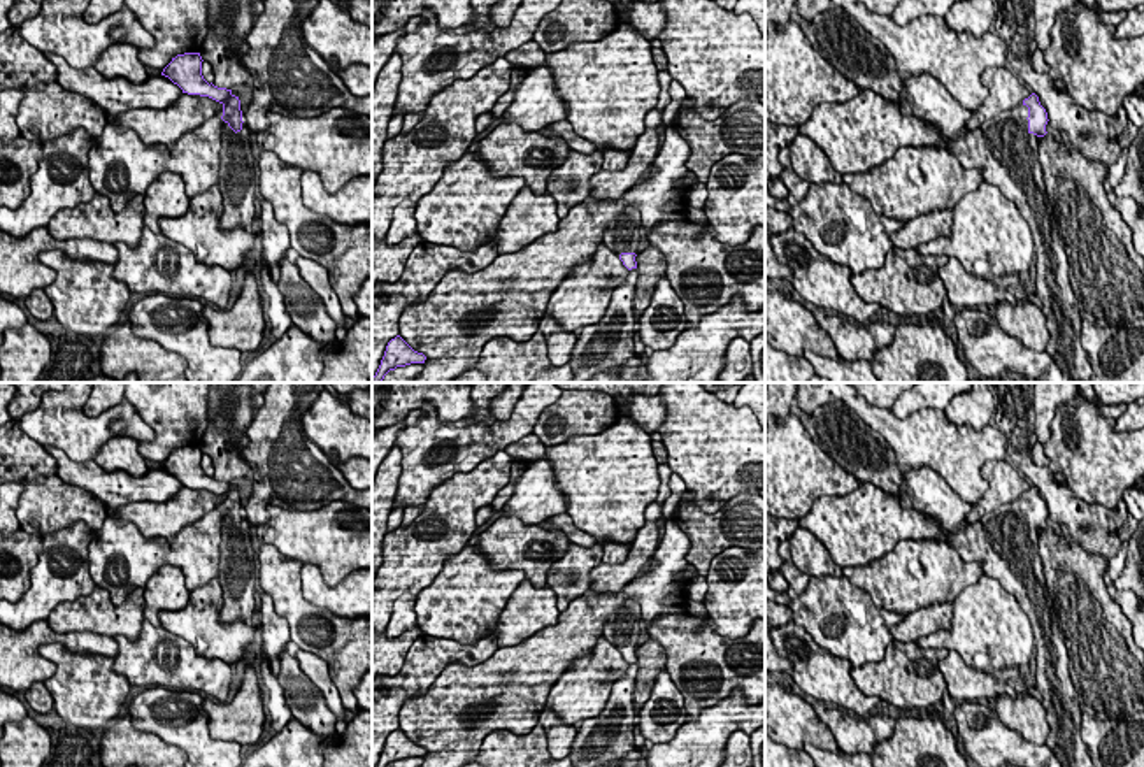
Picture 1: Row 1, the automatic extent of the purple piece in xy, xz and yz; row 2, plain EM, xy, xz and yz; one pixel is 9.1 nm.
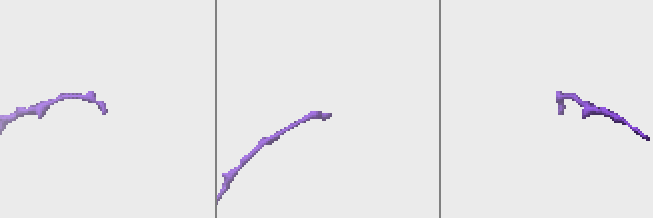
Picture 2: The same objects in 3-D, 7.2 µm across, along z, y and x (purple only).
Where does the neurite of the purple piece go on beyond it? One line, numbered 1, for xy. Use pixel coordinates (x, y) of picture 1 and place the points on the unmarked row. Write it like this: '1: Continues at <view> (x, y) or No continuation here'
1: Continues at xy (239, 581)

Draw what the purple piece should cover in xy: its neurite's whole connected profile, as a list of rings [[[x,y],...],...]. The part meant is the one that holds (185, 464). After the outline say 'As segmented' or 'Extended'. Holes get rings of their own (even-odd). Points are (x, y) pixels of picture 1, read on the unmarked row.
[[[200,446],[177,448],[163,462],[161,469],[177,477],[182,486],[209,490],[223,498],[216,507],[223,514],[218,576],[223,590],[221,621],[240,618],[251,623],[256,606],[258,572],[254,570],[253,539],[247,534],[239,534],[247,528],[240,493],[232,483],[209,477],[202,469],[202,455]]]. Extended

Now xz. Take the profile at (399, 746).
[[[400,728],[391,732],[386,739],[384,749],[375,767],[388,767],[397,760],[405,760],[411,756],[425,756],[426,749],[414,744]]]. As segmented

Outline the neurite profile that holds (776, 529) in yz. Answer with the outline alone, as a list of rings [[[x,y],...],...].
[[[765,513],[765,574],[781,570],[779,544],[790,539],[798,527],[797,520],[776,518]]]

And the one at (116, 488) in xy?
[[[46,446],[46,451],[56,460],[60,479],[93,493],[112,509],[135,502],[167,502],[182,488],[182,483],[161,467],[135,477],[125,470],[107,472],[93,460],[74,462],[53,446]]]

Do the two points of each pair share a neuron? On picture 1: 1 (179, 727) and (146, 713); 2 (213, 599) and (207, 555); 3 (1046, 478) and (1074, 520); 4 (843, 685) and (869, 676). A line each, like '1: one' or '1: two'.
1: one
2: two
3: one
4: two

